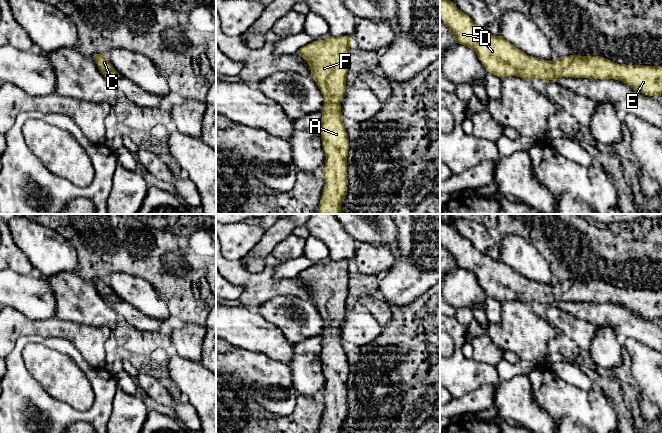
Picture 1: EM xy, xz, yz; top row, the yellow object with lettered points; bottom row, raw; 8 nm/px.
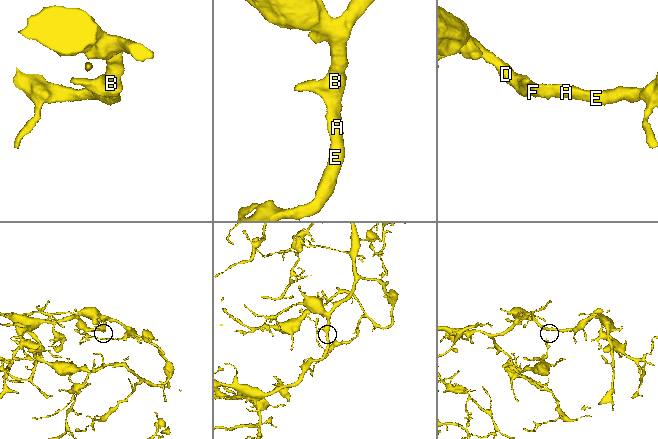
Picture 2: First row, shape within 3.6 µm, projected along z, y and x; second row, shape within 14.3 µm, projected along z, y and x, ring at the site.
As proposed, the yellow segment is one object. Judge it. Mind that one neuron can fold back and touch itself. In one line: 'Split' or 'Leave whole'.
Leave whole

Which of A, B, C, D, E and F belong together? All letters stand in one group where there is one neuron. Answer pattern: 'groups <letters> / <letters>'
groups A B C D E F

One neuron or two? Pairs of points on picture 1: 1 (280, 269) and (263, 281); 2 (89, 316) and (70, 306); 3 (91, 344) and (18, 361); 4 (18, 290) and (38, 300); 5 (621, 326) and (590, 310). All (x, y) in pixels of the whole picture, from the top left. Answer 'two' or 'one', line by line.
1: two
2: one
3: two
4: one
5: one

